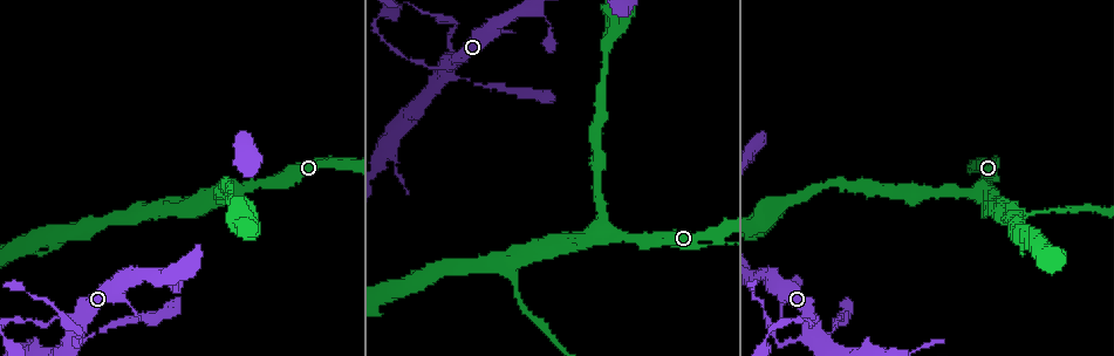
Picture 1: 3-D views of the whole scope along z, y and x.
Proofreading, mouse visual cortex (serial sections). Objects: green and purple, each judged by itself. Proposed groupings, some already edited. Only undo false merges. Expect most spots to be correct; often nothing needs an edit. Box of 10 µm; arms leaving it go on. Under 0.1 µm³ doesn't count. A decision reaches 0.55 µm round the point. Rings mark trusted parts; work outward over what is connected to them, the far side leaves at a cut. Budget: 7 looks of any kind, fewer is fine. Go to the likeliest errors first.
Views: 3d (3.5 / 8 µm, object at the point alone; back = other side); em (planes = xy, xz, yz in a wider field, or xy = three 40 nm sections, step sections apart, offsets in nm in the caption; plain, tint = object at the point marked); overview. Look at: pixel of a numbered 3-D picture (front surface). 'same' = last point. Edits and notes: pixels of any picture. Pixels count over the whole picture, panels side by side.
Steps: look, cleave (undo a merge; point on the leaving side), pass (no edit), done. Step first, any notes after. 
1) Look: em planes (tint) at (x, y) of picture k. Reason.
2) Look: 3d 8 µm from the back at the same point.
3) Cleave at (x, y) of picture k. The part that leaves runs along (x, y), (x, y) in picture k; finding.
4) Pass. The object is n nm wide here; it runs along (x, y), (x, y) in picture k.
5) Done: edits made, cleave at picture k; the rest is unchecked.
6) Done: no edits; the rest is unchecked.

Look: 3d 8 µm at (443, 64) of picture 1. Four-way junction.

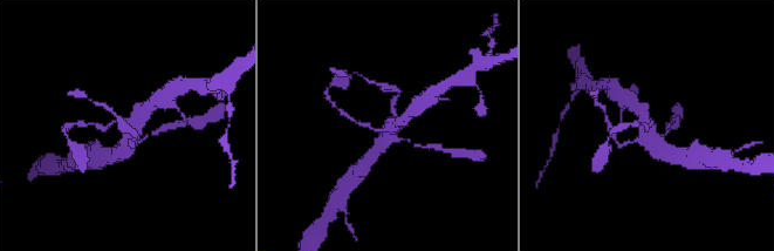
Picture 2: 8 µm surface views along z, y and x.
Look: em xy step 3 (tint) at the same point. Now the EM.

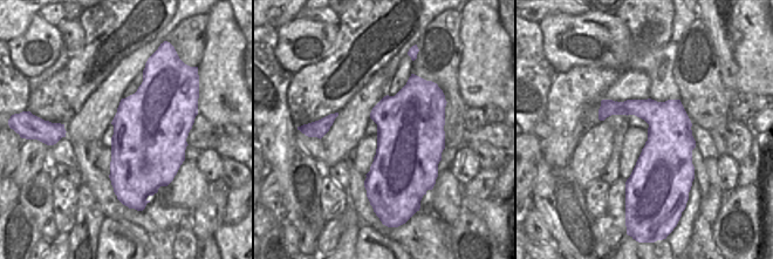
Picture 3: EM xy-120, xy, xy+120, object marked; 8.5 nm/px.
Pass. The object is 600 nm wide here; it runs along (635, 107), (646, 134), (669, 154) in picture 2; all the same cell.

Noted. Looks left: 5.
Look: 3d 3.5 µm at (610, 236) of picture 1. A fork.

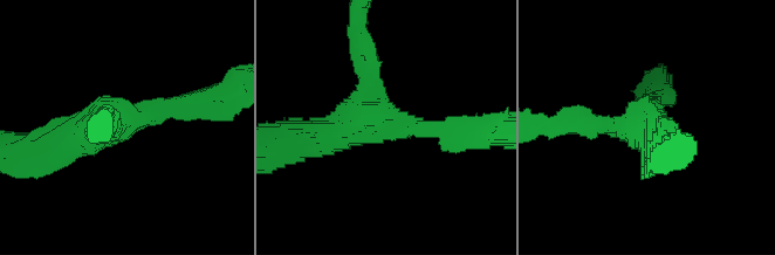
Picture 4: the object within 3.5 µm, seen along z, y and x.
Look: em xy step 5 (tint) at (387, 120) of picture 4. 3 arms meet here; the arms are 200, 300, 450 nm wide; shape alone is not enough.

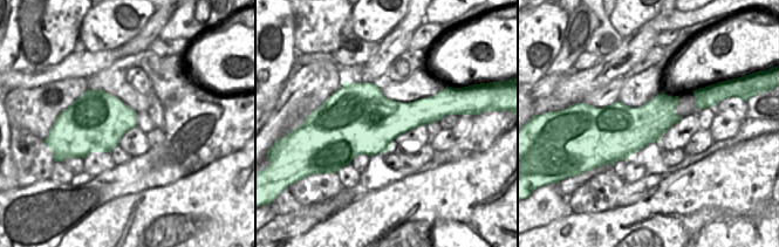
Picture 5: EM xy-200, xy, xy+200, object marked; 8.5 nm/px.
Look: em xy step 1 (tint) at the same point. Cut it another way.

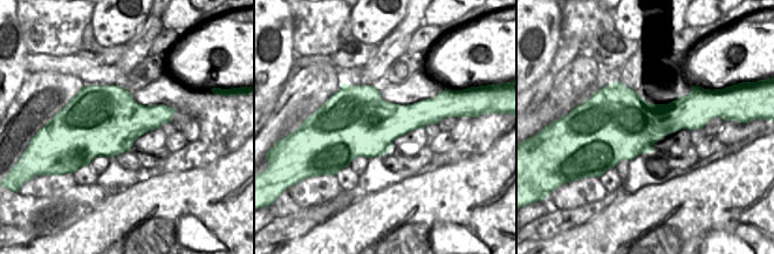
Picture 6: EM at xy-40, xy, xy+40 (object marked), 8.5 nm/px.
Pass. It runs along (182, 107), (38, 146) in picture 4; all the same cell.

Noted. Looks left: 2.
Done: no edits; the rest is unchecked.

